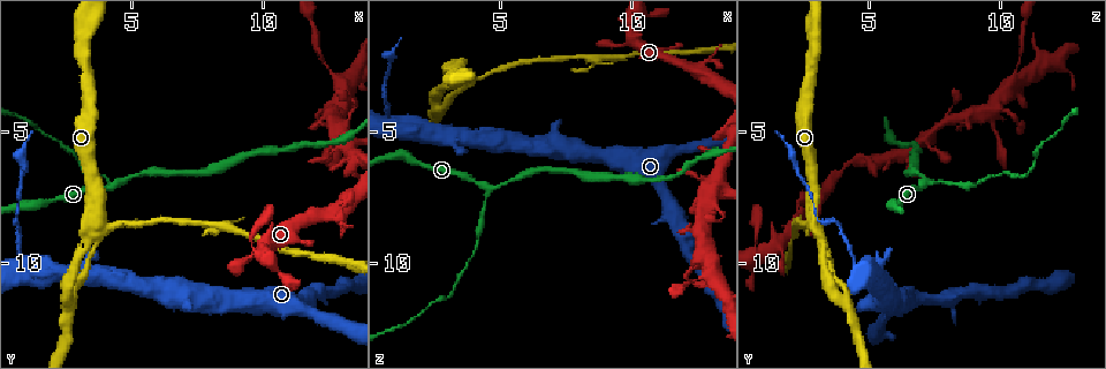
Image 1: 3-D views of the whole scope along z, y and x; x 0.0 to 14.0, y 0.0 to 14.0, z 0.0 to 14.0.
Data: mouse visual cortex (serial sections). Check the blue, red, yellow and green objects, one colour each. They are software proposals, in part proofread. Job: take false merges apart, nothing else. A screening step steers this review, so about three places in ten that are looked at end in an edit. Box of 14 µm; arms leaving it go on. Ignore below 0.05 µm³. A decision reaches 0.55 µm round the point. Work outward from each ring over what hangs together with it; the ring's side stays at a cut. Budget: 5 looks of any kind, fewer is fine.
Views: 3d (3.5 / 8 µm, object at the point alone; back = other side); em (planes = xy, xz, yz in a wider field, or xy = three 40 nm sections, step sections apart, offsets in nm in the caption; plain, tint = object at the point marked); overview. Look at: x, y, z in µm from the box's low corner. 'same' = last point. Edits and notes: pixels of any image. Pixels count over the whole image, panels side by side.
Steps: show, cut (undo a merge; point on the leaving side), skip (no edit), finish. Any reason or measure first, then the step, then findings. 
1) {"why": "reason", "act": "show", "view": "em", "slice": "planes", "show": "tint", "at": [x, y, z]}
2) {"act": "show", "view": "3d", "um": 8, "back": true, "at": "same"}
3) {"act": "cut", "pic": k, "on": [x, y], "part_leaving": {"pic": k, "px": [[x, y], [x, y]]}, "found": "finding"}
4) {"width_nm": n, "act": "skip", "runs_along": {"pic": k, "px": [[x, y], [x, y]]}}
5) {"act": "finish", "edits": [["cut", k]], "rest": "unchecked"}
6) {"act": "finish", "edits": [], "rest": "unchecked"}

{"why": "a fork", "act": "show", "view": "3d", "um": 3.5, "back": true, "at": [8.6, 8.6, 2.3]}

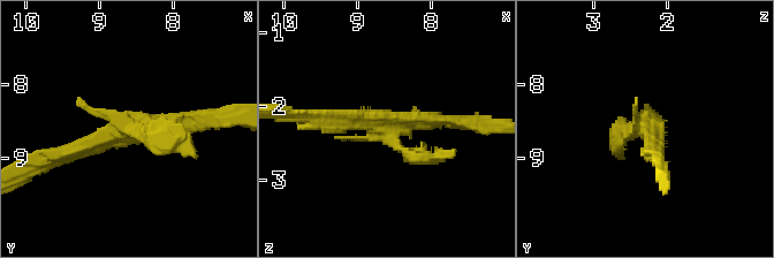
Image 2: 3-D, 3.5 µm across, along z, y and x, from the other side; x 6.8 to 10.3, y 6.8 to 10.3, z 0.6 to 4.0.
{"act": "cut", "pic": 2, "on": [152, 143], "part_leaving": {"pic": 2, "px": [[385, 135], [410, 156], [453, 158]]}, "found": "a second cell is stuck on"}

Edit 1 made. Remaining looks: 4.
{"why": "see it whole again", "act": "show", "view": "overview"}

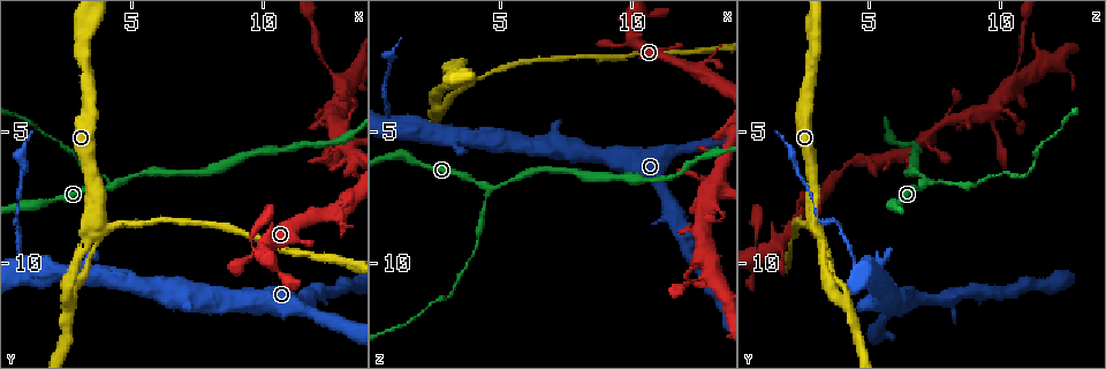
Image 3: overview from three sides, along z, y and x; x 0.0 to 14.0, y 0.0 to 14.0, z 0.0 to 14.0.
{"why": "three-way junction", "act": "show", "view": "3d", "um": 3.5, "at": [12.8, 3.0, 10.6]}

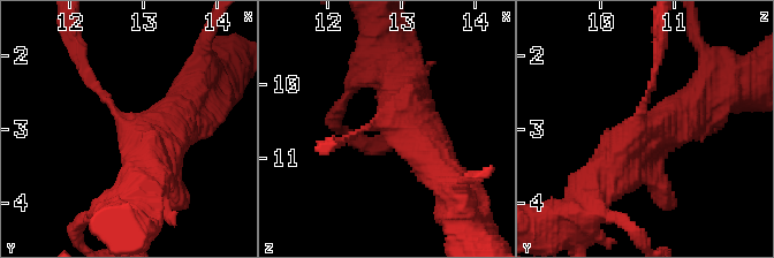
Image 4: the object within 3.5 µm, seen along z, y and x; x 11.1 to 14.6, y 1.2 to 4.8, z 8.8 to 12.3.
{"act": "show", "view": "em", "slice": "planes", "show": "tint", "at": [12.85, 3.00, 10.55]}

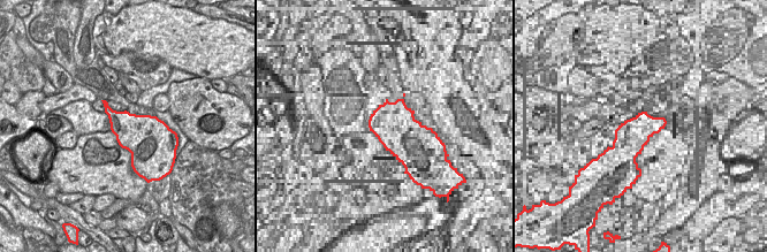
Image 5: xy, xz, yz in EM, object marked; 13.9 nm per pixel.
{"act": "skip", "runs_along": {"pic": 4, "px": [[587, 196], [631, 139], [688, 111]]}, "found": "one cell here"}

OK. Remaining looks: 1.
{"act": "finish", "edits": [["cut", 2]], "rest": "unchecked"}

